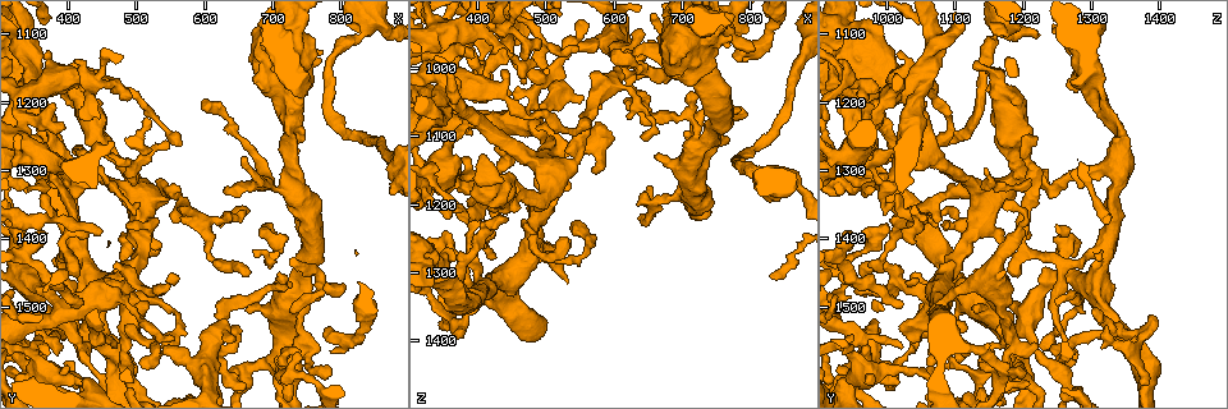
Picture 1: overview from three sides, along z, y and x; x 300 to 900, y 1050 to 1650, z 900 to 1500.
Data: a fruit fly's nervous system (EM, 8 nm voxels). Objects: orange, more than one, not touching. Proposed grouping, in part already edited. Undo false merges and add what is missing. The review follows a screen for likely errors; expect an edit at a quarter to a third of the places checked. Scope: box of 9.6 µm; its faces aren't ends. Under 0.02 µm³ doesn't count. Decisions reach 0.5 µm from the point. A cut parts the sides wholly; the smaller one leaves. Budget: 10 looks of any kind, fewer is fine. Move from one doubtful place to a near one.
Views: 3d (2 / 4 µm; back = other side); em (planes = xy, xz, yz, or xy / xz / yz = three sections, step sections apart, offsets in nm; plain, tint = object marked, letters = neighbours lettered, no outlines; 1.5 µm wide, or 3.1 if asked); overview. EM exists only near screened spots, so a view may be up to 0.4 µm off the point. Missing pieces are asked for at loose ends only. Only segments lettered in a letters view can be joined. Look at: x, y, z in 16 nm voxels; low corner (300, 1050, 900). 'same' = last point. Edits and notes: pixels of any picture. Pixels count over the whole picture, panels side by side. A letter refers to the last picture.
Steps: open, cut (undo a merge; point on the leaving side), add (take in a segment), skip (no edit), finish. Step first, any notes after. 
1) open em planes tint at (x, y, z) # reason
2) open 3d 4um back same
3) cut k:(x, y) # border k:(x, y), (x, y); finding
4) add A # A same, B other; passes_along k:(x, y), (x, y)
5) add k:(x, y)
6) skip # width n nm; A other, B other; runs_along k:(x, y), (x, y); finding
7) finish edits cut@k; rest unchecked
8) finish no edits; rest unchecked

open 3d 2um at (495, 1190, 960) # an open end

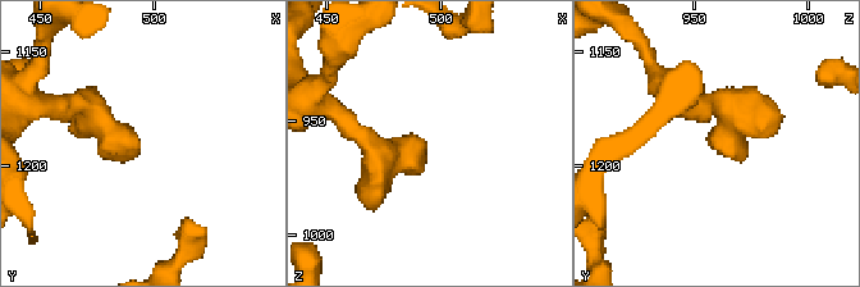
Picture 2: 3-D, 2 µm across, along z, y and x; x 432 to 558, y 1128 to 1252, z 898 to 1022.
open em planes tint at (493, 1190, 958)

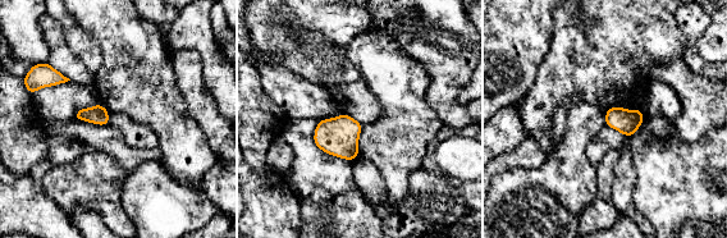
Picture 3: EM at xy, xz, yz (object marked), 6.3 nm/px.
open em planes letters same # what lies round it

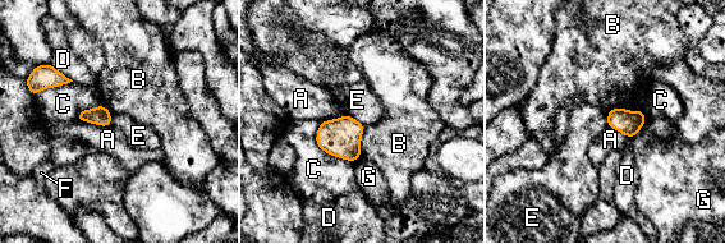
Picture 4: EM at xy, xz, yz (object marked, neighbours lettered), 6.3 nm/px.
skip # A other, B other, C other, D other, E other, F other, G other; border 4:(347, 114), (363, 125); no lettered segment goes on from it

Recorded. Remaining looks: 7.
open em xy step 8 letters at (365, 1130, 1020) # thick end

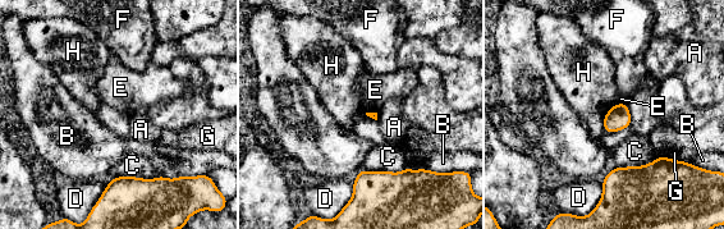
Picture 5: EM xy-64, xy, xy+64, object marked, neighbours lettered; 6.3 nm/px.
skip # A other, B other, C other, D other, E other, F other, G other, H other; border 5:(615, 102), (605, 114), (603, 131); none of them fits

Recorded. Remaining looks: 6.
open 3d 4um back at (705, 1450, 1040) # an open end

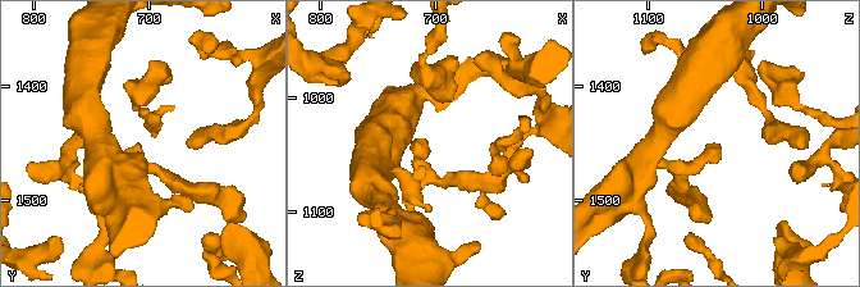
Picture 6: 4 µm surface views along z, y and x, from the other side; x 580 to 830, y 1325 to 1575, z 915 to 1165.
open em planes letters at (706, 1450, 1038) # need the tissue

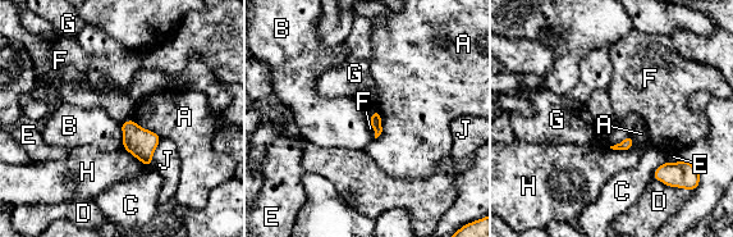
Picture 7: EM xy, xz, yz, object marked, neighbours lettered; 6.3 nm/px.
skip # longest_contact A 200 nm; A other, B other, C other, D other, E other, F other, G other, H other, J other; border 7:(632, 135), (609, 146); no lettered segment goes on from it

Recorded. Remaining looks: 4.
open 3d 4um at (625, 1515, 1040) # an open end

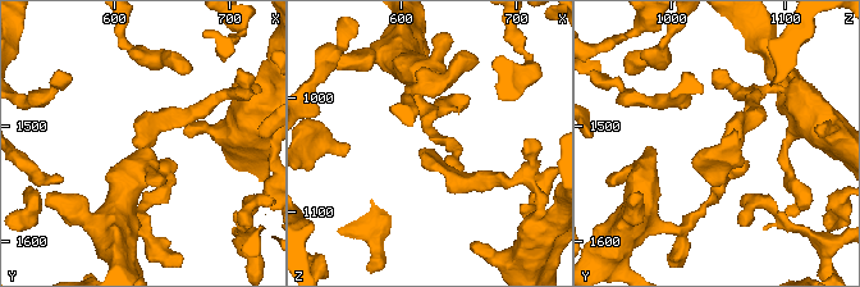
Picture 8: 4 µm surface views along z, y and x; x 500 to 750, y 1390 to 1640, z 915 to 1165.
open em planes tint at (620, 1514, 1042)

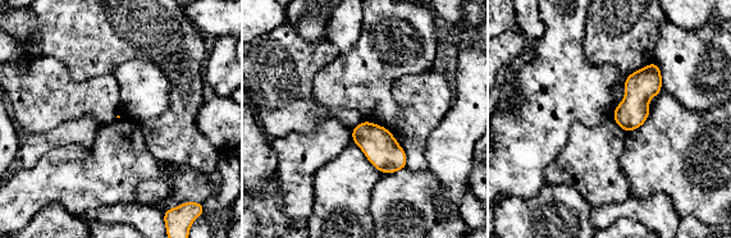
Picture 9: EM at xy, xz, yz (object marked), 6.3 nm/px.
open em planes letters same # see the neighbours

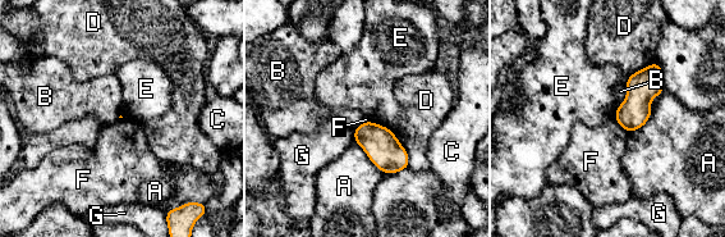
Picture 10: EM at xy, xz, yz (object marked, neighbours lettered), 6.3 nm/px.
skip # A other, B other, C other, D other, E other, F other, G other; border 10:(614, 117), (627, 132); no lettered segment goes on from it

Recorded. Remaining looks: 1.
finish no edits; rest unchecked

